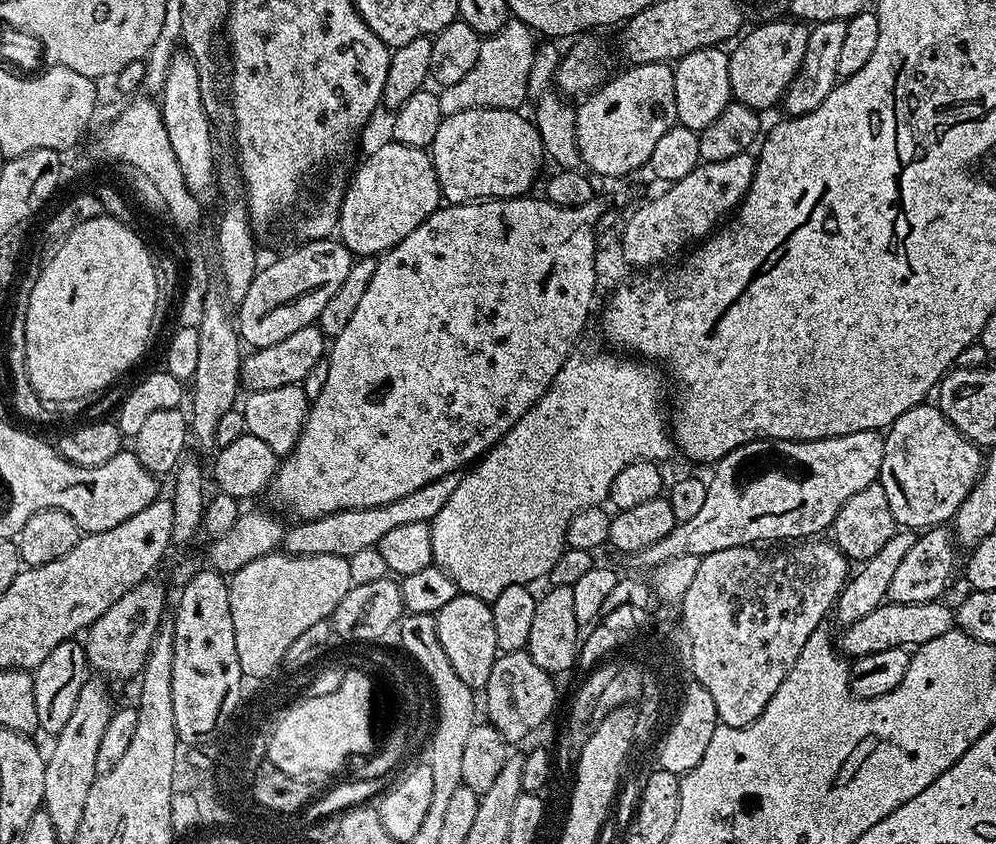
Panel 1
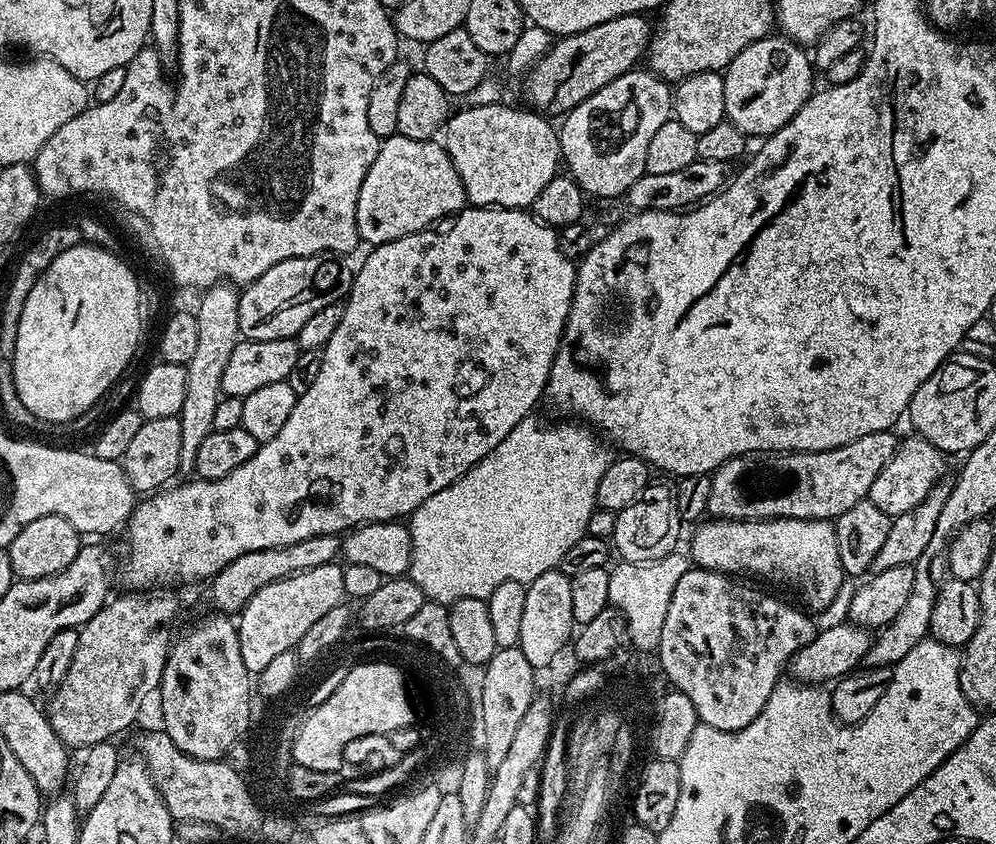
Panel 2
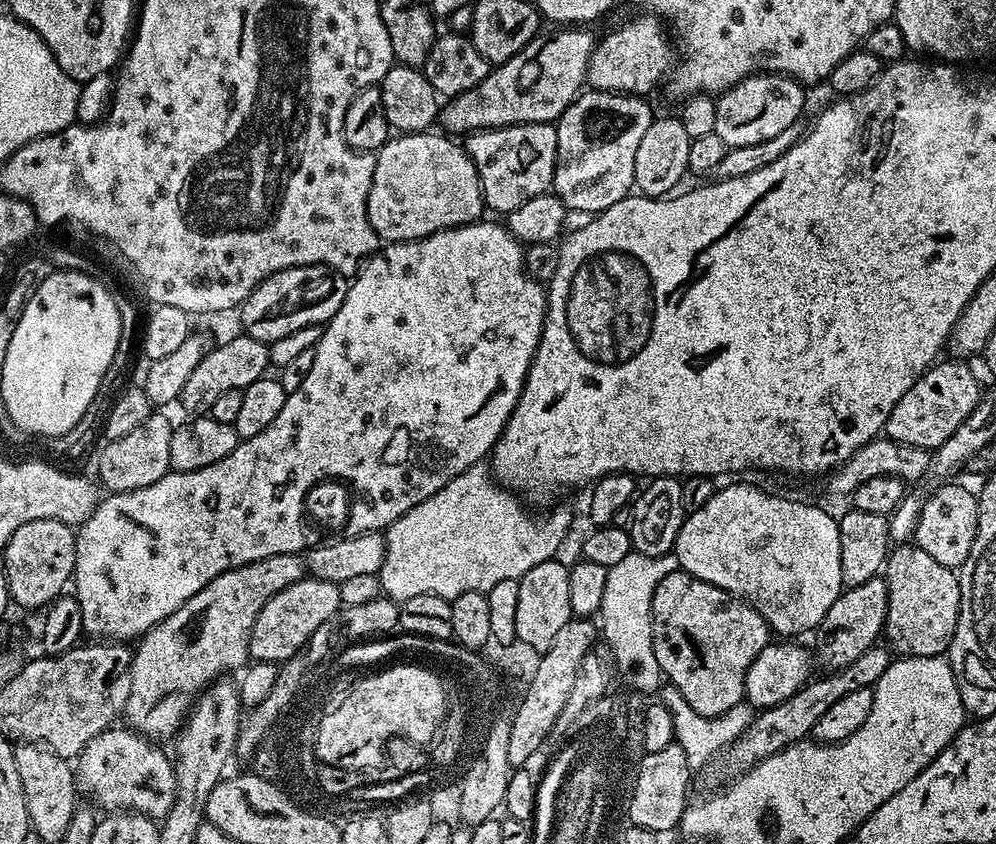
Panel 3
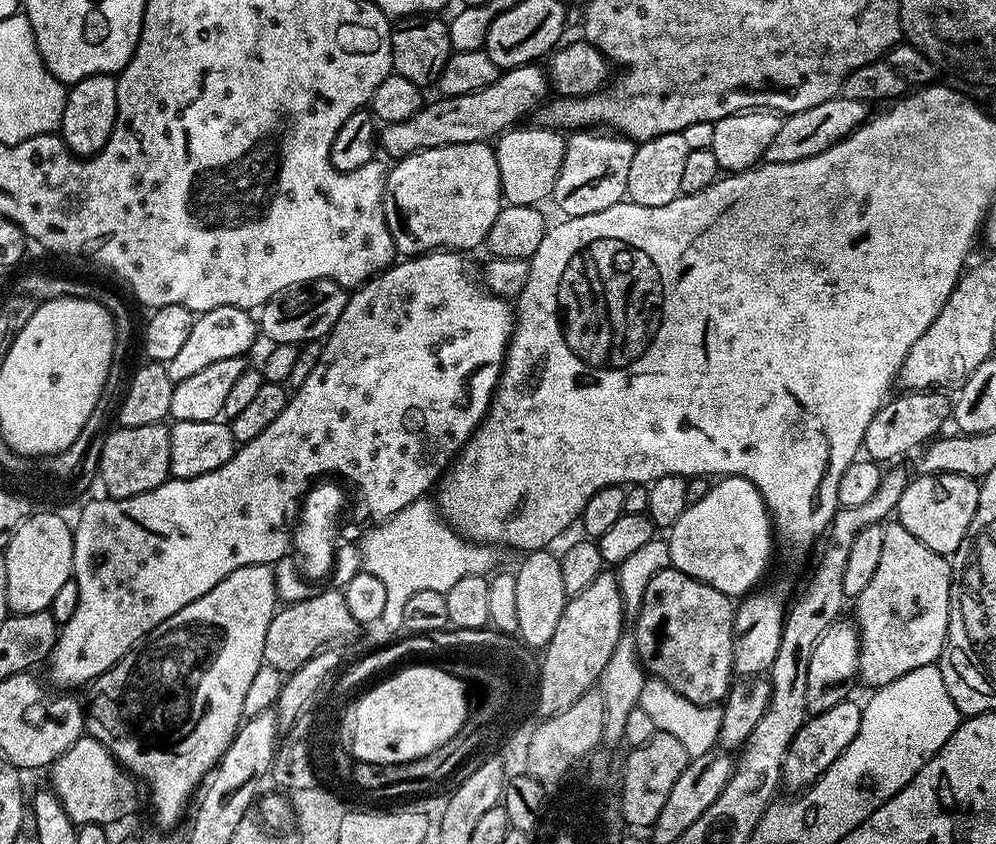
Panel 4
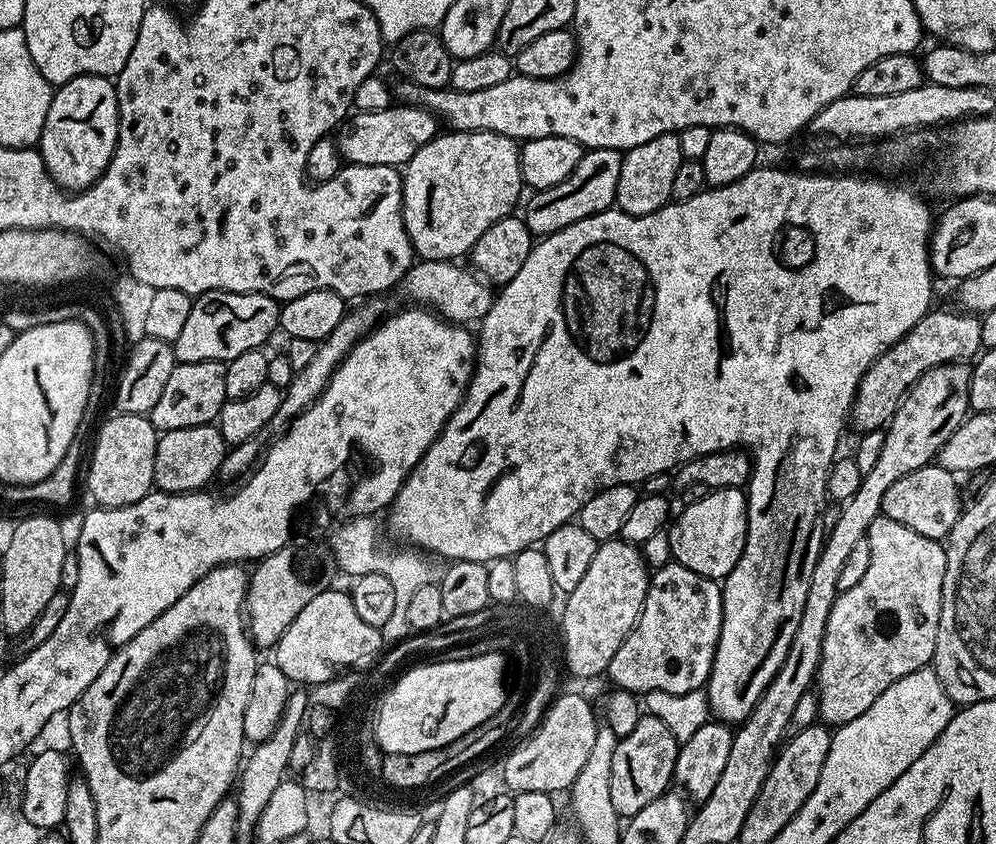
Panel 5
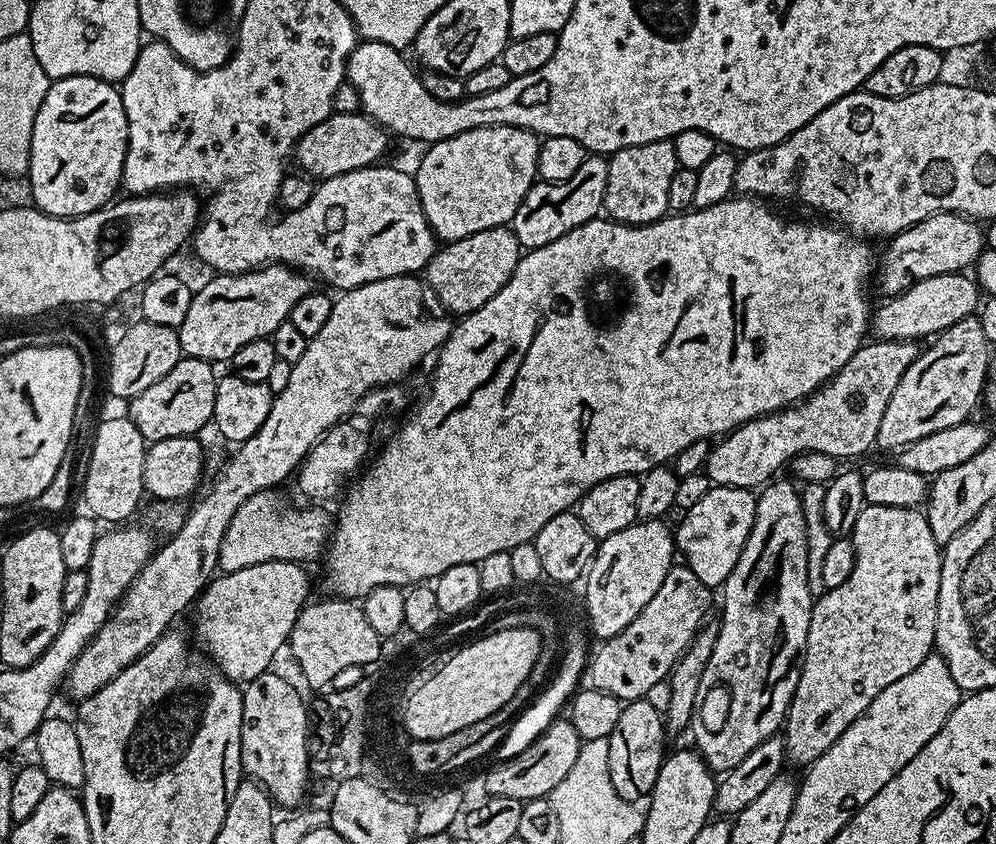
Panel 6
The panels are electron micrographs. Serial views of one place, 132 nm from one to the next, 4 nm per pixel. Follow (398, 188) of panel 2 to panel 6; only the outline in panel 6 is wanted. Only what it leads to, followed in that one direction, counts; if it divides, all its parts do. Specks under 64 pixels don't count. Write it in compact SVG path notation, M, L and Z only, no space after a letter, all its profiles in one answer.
M475 128L454 138L439 140L414 168L422 210L440 242L461 240L478 230L511 225L522 198L537 183L541 137L525 128Z

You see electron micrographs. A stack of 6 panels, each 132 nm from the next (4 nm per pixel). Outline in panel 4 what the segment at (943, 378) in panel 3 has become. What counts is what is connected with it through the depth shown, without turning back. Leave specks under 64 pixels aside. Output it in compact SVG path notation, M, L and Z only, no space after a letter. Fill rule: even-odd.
M940 390L893 395L888 403L878 410L878 414L874 414L874 418L870 420L870 426L866 426L863 455L884 466L889 462L899 461L896 459L906 455L907 452L915 453L921 446L939 437L942 432L940 427L946 422L949 423L950 420L950 400L949 397L947 400L944 396L947 395ZM887 460L892 461L887 462Z

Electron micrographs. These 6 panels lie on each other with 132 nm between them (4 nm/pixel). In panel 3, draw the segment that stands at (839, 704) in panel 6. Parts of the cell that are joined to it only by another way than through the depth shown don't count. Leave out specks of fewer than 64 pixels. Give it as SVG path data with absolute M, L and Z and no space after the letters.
M912 542L897 544L889 551L882 575L888 584L888 609L883 630L886 640L888 636L887 643L901 657L944 656L952 645L960 617L959 575L942 566L942 562L934 562L926 550Z

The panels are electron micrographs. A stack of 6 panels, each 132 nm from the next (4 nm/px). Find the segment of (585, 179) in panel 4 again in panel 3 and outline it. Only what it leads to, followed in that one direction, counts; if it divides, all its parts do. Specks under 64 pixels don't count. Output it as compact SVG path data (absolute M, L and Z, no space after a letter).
M588 90L577 96L574 103L560 115L560 119L555 121L556 169L552 175L552 188L565 209L572 211L573 208L576 212L587 214L604 212L633 191L636 183L634 158L638 154L638 142L642 142L654 119L648 102L645 97L626 96L623 92Z

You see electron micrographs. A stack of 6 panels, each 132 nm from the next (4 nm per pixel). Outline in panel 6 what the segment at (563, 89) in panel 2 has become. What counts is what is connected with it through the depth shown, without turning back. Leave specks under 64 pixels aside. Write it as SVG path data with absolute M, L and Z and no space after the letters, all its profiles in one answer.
M332 112L318 126L304 129L302 138L294 149L294 160L301 164L303 171L313 178L328 180L332 176L341 176L359 168L370 168L388 148L390 136L376 121L368 116L338 114Z

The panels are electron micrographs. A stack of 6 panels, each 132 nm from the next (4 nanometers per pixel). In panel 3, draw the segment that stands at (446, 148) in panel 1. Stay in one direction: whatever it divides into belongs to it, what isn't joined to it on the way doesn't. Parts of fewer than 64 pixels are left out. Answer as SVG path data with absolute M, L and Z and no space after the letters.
M515 124L505 128L481 128L479 132L467 137L466 151L468 157L480 175L480 185L484 191L484 203L501 214L518 210L522 202L538 198L543 192L552 188L552 175L556 169L556 130L552 124Z

